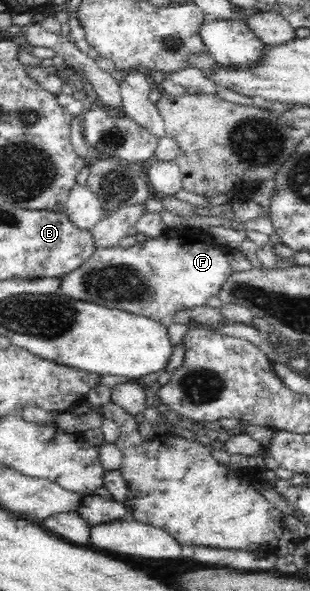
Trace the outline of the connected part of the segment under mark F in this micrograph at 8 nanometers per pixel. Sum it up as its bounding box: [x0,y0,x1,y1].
[59,233,232,326]

